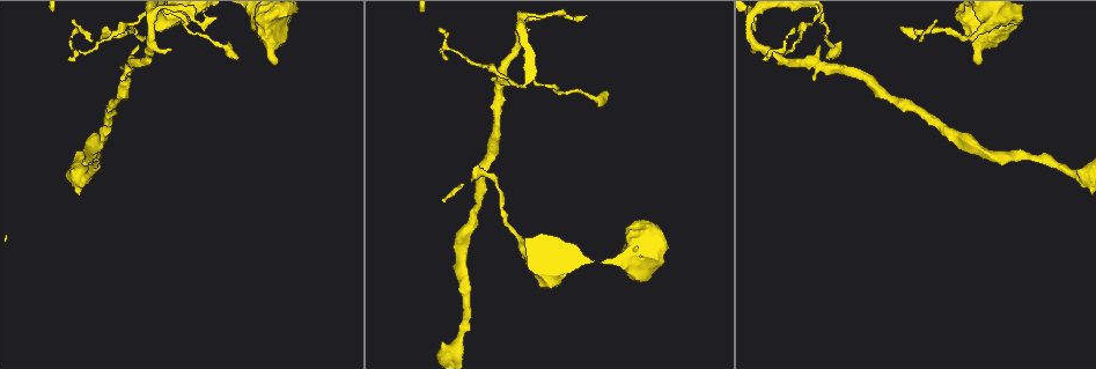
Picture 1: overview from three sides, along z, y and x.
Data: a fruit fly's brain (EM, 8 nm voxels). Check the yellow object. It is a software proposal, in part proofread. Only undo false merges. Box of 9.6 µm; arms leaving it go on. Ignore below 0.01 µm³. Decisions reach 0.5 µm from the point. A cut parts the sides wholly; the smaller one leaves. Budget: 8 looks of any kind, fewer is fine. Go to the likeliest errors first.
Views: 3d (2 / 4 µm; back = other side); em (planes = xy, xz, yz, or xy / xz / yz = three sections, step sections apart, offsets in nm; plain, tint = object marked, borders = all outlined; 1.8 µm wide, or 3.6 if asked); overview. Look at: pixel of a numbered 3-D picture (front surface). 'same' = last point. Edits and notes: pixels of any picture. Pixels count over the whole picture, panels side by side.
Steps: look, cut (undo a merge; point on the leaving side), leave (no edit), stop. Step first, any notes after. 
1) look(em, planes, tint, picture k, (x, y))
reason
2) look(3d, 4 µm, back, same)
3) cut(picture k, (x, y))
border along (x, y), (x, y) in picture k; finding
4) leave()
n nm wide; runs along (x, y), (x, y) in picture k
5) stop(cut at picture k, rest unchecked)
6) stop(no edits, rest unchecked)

look(em, xy, step 8, tint, picture 1, (974, 37))

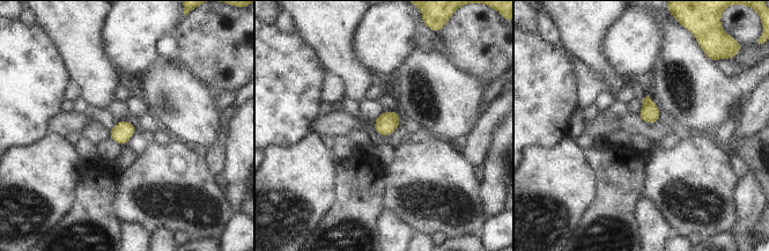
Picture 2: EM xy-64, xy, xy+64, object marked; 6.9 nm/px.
look(em, planes, tint, same)

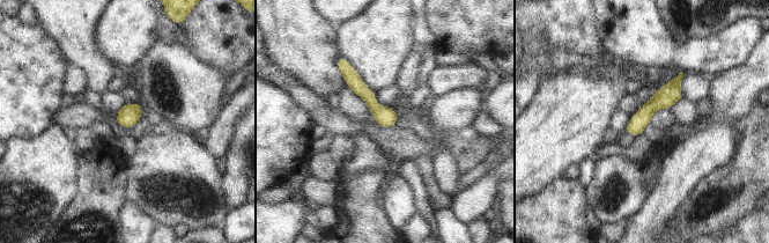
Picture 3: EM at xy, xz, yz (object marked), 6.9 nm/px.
leave()
120 nm wide; runs along (346, 65), (353, 81), (392, 122) in picture 3; one cell here

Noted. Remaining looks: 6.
look(3d, 4 µm, picture 1, (596, 100))
calibre changes

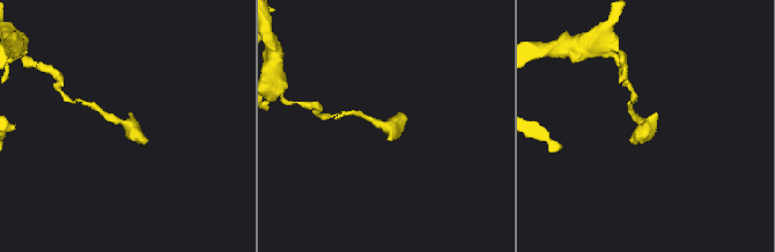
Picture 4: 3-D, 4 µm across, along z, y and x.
look(em, planes, tint, picture 4, (129, 127))

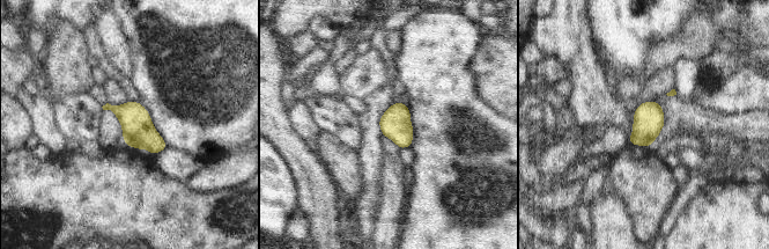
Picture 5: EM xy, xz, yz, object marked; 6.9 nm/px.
leave()
220 nm wide; all the same cell

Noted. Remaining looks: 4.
look(3d, 2 µm, picture 1, (131, 22))
calibre changes

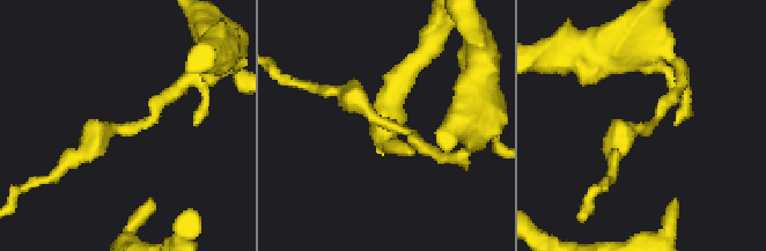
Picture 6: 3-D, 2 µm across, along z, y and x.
look(em, 3.6 µm, planes, tint, picture 6, (135, 122))
now the EM

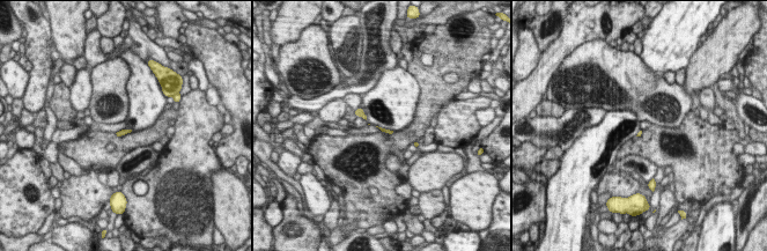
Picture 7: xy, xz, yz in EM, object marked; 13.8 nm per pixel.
leave()
one cell here

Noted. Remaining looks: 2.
look(em, 3.6 µm, planes, tint, picture 1, (272, 37))
thick turns thin

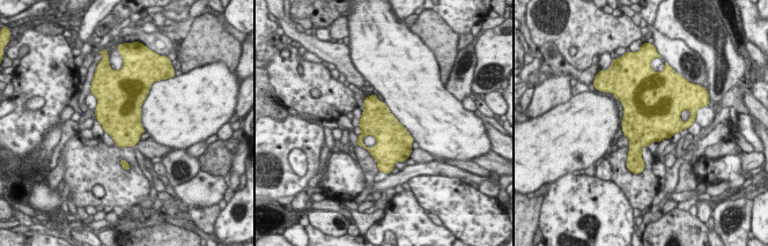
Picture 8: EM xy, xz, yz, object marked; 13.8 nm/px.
leave()
continuous, no second cell

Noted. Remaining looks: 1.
stop(no edits, rest unchecked)

